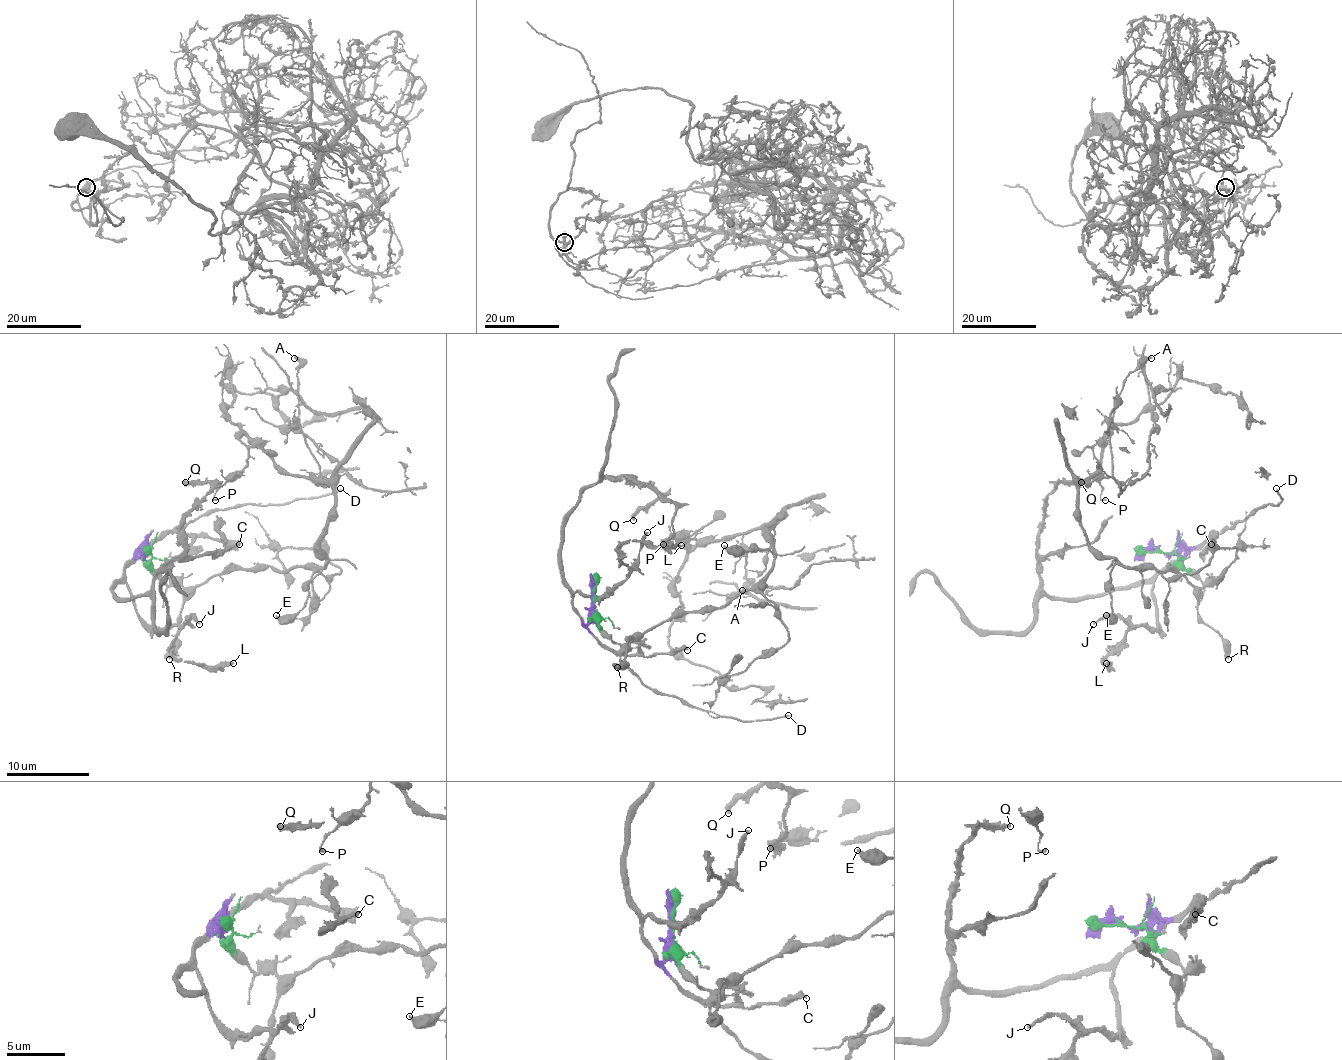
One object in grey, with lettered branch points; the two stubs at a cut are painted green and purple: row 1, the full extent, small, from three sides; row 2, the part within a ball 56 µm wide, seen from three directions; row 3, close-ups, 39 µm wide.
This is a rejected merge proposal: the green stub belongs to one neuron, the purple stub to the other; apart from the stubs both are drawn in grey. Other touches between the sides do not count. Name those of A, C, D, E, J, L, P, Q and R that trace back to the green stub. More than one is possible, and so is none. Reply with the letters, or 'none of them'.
A, E, P, R

